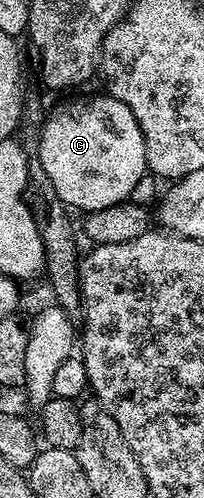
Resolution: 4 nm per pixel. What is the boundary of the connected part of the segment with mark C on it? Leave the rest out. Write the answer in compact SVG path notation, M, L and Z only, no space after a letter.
M100 92L97 98L76 98L73 102L64 102L49 118L47 115L40 130L38 157L49 183L54 184L54 192L58 192L65 206L79 212L104 210L107 206L129 201L148 170L144 134L138 120L134 120L134 112L104 92Z

